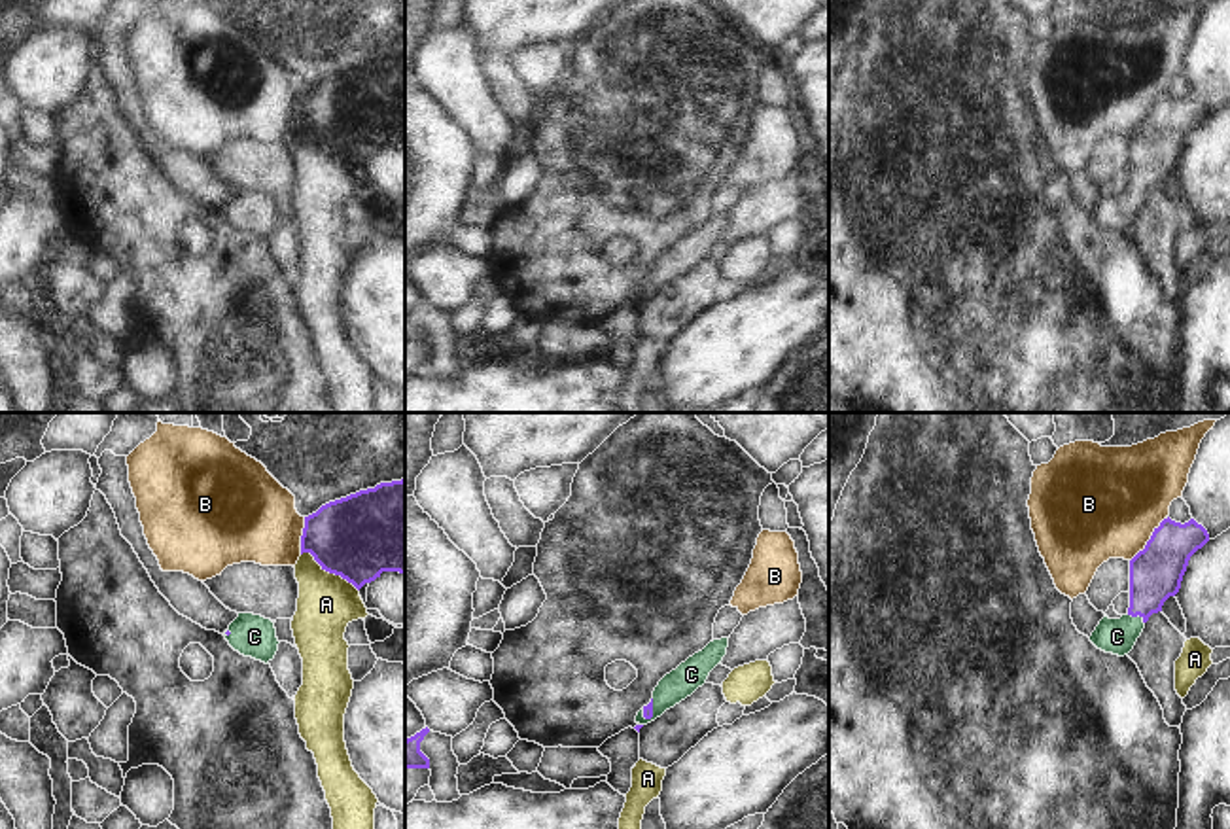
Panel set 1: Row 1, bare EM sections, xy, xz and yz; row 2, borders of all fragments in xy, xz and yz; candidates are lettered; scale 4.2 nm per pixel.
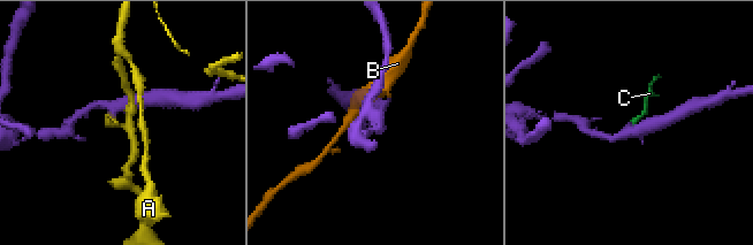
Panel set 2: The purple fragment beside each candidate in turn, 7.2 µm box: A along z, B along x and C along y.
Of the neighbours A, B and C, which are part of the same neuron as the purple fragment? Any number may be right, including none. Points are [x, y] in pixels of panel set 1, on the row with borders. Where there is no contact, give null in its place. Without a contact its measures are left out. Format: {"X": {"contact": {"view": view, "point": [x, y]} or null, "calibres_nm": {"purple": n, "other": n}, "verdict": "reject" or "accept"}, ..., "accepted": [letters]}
{"A": {"contact": {"view": "xy", "point": [330, 572]}, "calibres_nm": {"purple": 360, "other": 240}, "verdict": "reject"}, "B": {"contact": {"view": "yz", "point": [1151, 538]}, "calibres_nm": {"purple": 220, "other": 480}, "verdict": "reject"}, "C": {"contact": {"view": "yz", "point": [1136, 616]}, "calibres_nm": {"purple": 220, "other": 150}, "verdict": "accept"}, "accepted": ["C"]}

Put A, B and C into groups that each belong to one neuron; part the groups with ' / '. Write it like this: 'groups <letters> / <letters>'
groups A / B / C

